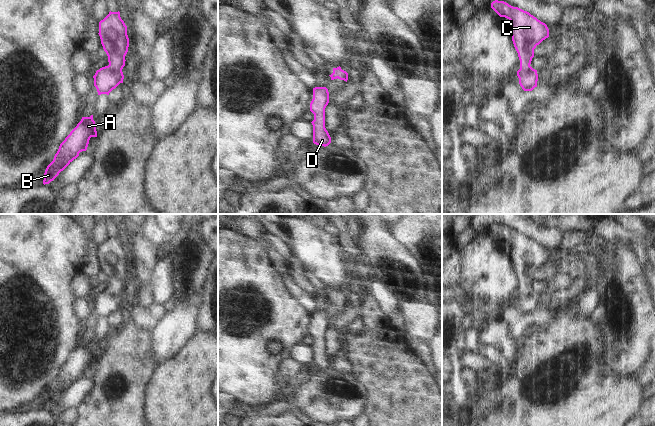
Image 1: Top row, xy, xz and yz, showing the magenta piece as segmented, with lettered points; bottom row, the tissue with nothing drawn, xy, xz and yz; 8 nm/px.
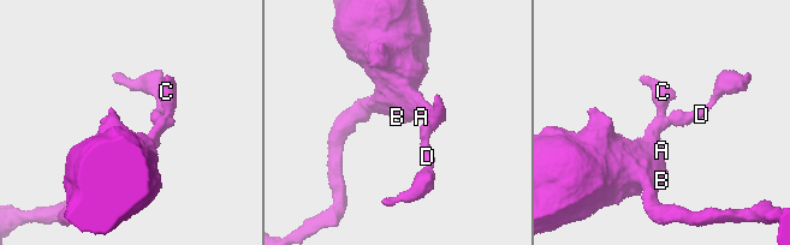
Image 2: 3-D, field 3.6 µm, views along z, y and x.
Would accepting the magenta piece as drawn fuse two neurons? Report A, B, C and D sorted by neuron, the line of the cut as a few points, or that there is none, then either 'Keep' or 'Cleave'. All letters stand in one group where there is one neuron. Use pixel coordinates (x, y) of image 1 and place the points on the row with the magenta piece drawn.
Groups: A B C D. No split. Keep.

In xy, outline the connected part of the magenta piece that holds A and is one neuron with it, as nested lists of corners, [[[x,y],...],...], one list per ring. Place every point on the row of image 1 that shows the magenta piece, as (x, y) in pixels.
[[[93,115],[82,117],[77,126],[60,144],[53,161],[47,166],[44,173],[43,184],[49,184],[61,171],[63,171],[79,153],[86,151],[91,137],[97,137]]]

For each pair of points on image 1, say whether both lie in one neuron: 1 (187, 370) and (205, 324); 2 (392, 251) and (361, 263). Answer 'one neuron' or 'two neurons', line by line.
1: two neurons
2: two neurons

